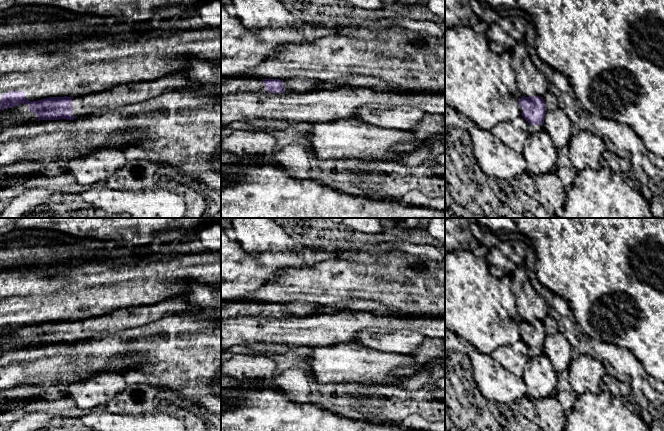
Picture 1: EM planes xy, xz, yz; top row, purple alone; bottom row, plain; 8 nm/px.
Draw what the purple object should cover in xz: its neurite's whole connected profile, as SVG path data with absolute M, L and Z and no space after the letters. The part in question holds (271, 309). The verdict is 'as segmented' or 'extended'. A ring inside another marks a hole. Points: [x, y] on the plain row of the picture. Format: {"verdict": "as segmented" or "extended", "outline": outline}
{"verdict": "extended", "outline": "M221 300L221 320L226 320L228 318L238 318L241 316L305 317L313 310L313 308L314 304L305 302L284 302L283 304L280 304Z"}

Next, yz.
{"verdict": "extended", "outline": "M534 319L532 321L522 320L519 323L521 339L529 347L529 357L538 357L544 354L544 341L547 335L543 321Z"}

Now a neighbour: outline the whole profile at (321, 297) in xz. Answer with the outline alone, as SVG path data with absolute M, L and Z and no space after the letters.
M397 248L376 254L349 253L312 266L282 268L276 278L268 280L256 292L232 301L334 304L356 300L375 301L408 314L445 314L445 261L416 256Z

